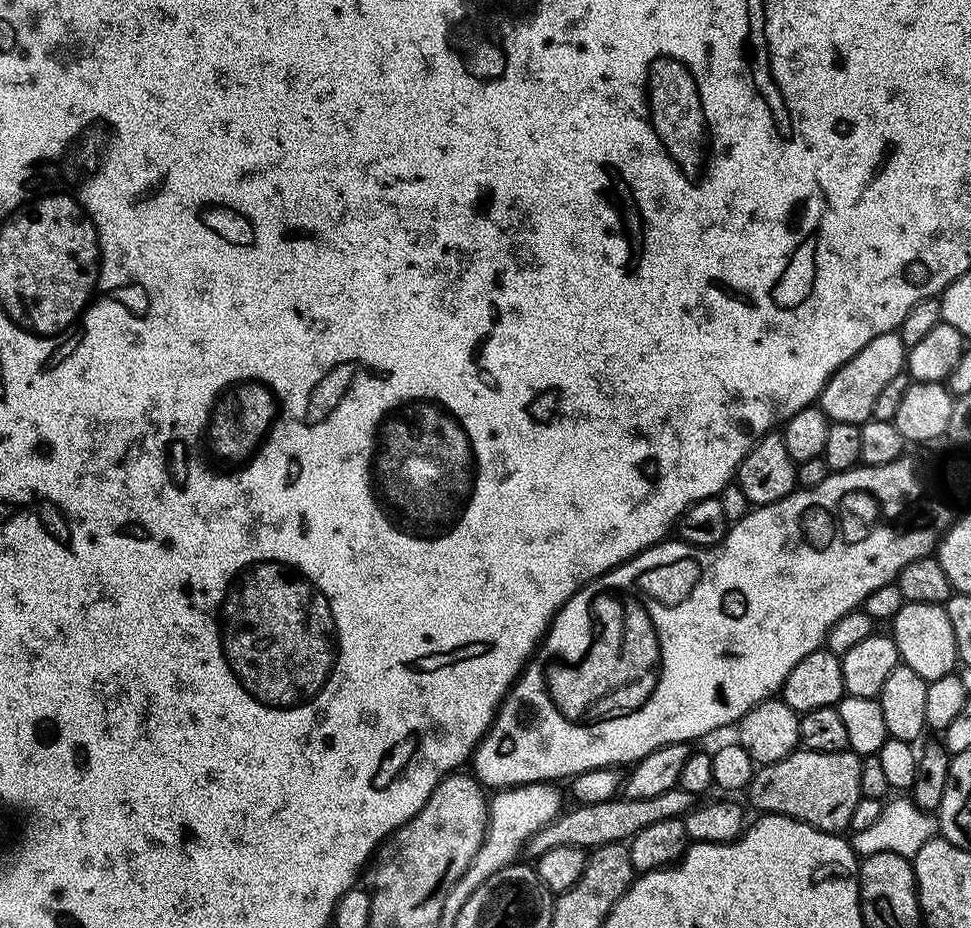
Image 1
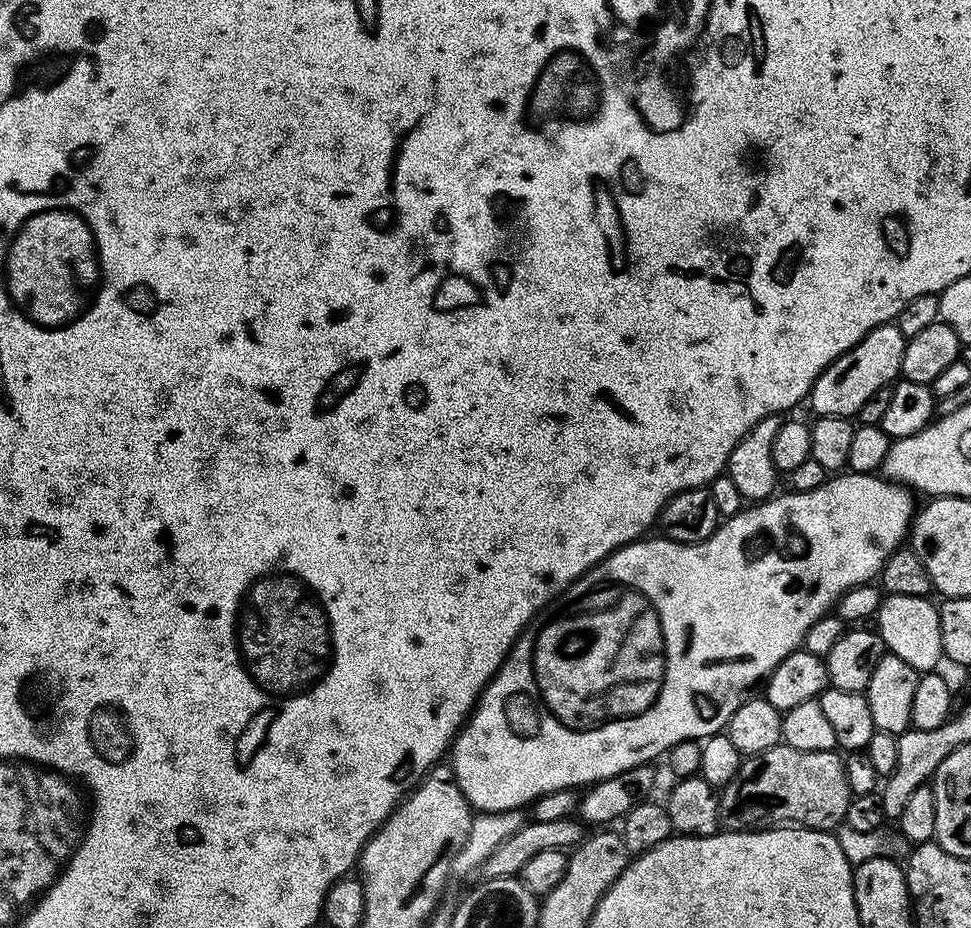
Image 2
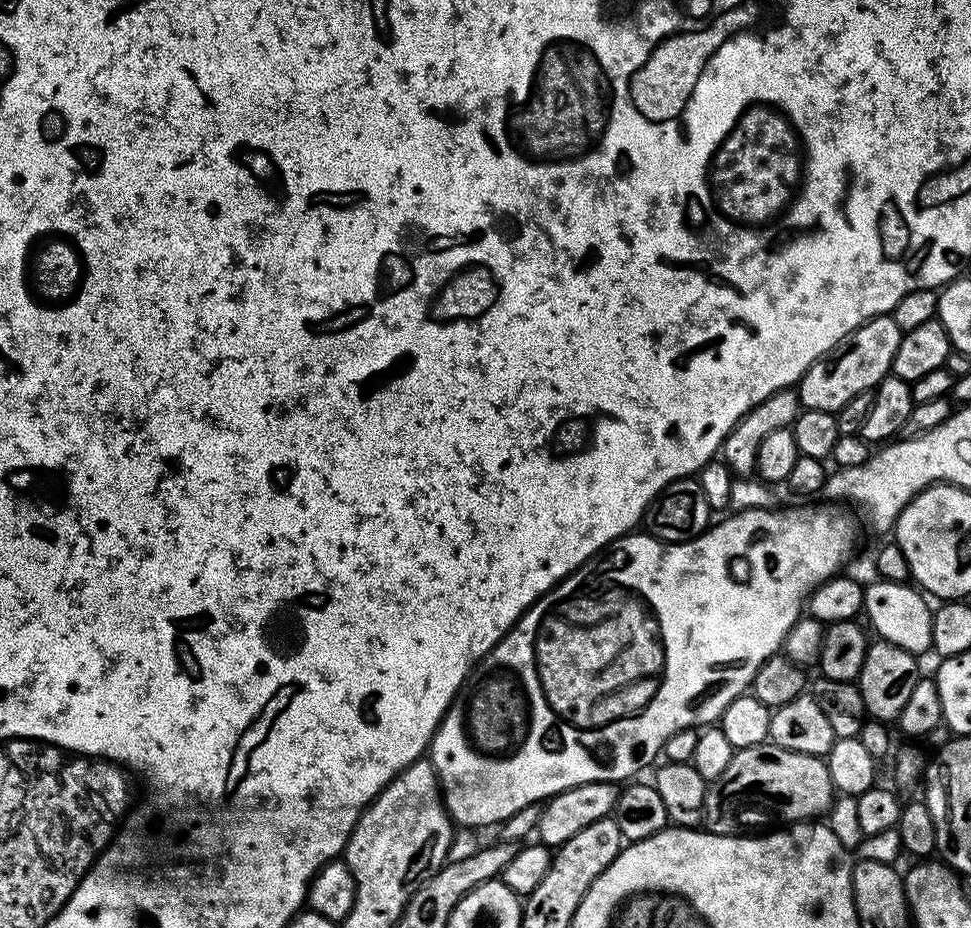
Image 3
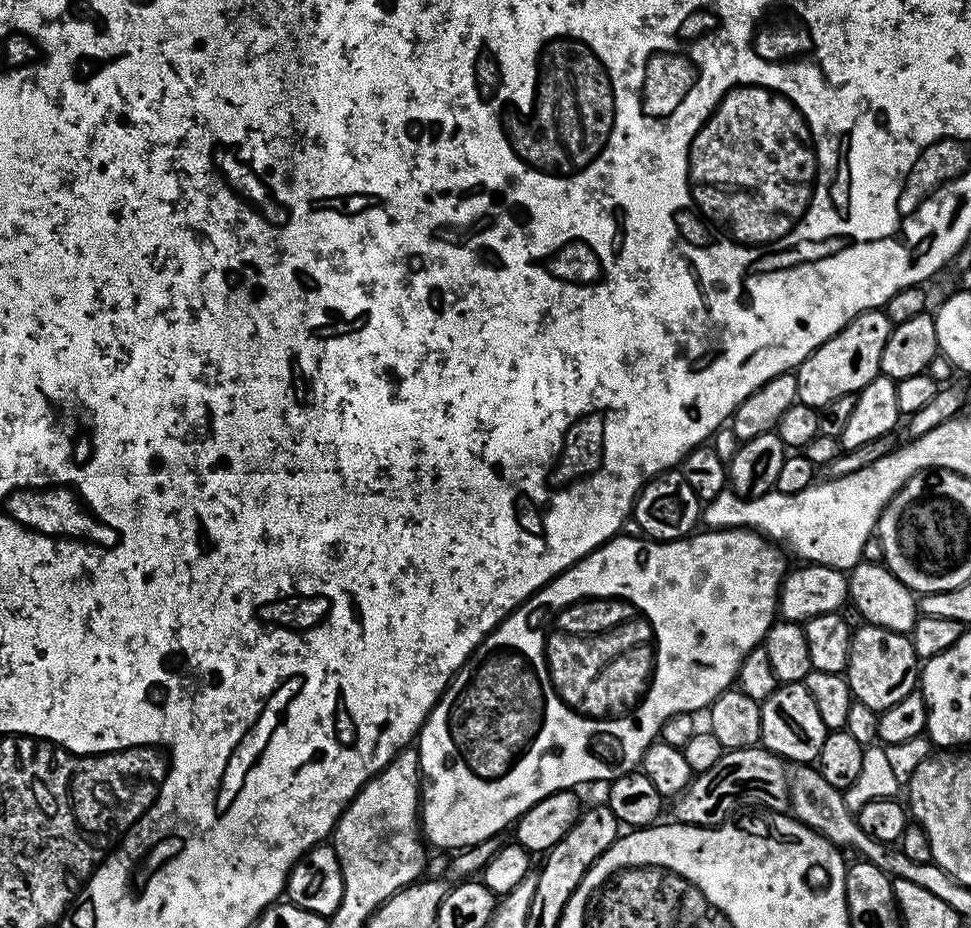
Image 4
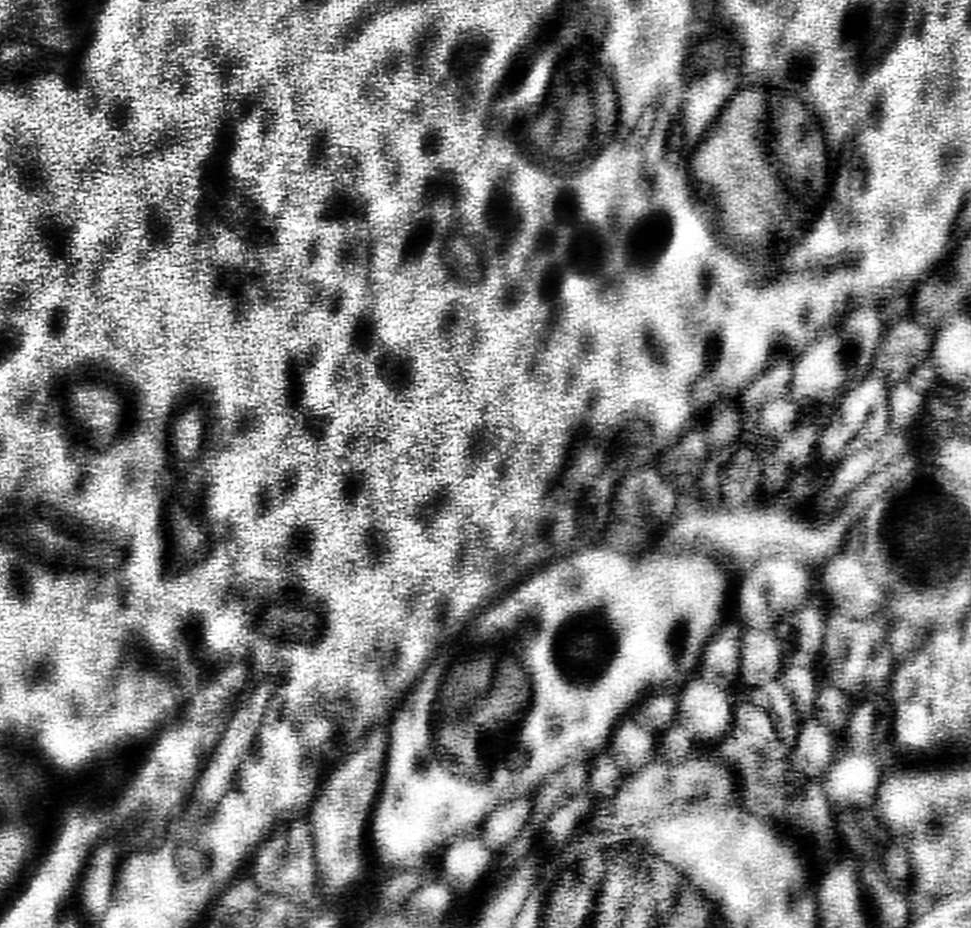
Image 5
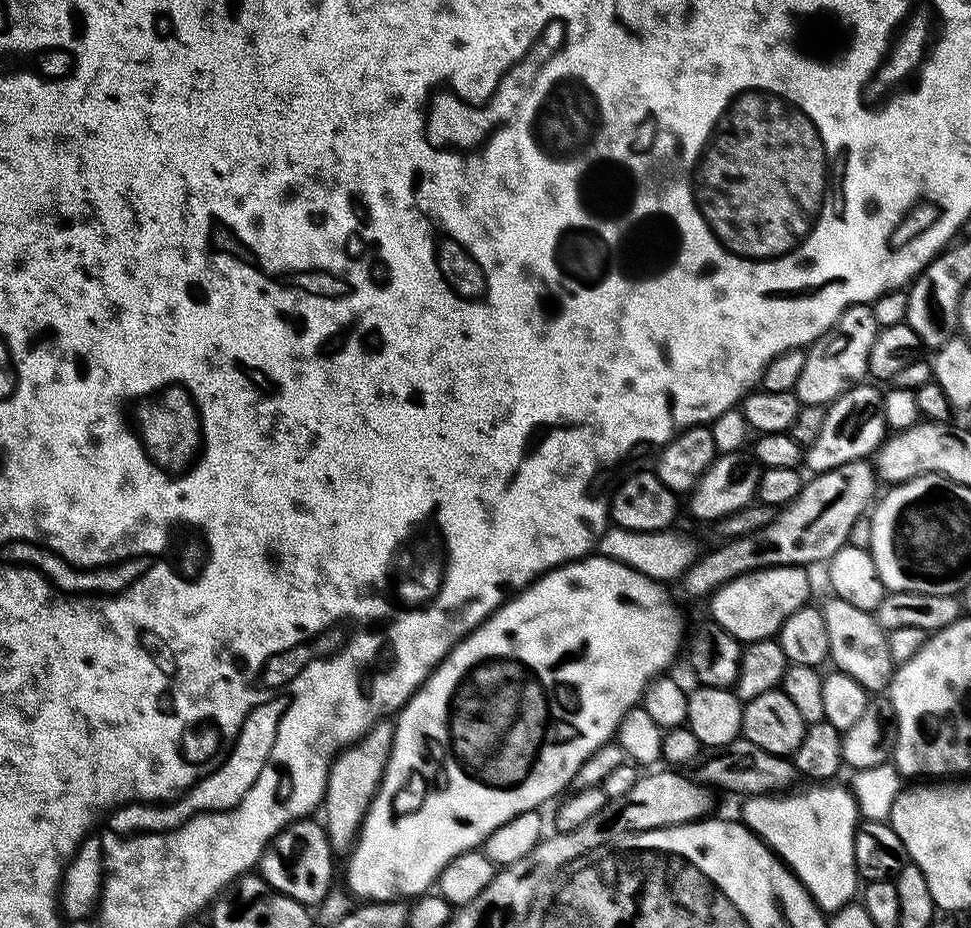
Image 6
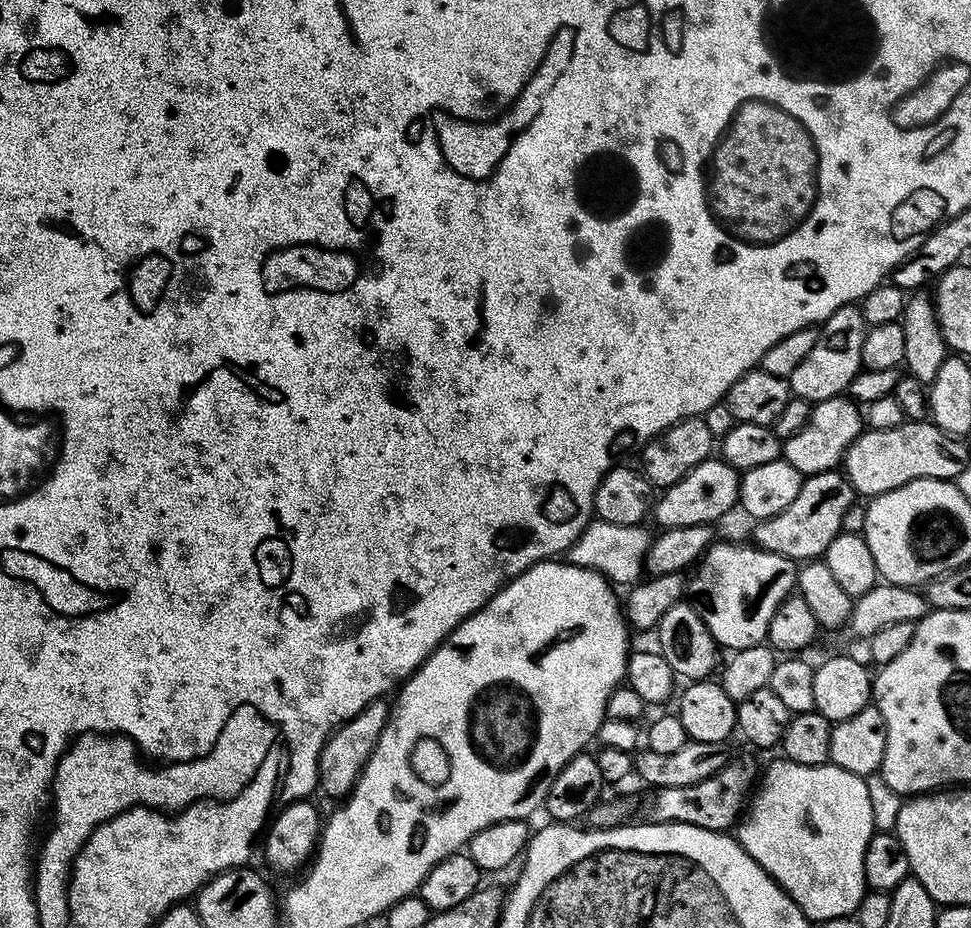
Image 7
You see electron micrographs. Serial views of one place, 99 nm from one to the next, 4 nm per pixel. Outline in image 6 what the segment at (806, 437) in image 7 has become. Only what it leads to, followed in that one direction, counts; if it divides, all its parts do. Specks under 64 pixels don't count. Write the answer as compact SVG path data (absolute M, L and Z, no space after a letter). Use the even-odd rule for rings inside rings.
M861 382L827 405L826 422L822 422L818 438L814 438L802 456L809 473L834 470L846 462L871 457L884 443L890 429L884 417L884 392L875 387L879 388L875 383Z

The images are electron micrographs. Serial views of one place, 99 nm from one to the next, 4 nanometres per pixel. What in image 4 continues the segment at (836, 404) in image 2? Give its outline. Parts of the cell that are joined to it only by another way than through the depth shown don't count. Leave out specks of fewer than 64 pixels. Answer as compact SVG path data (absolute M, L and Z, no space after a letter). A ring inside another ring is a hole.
M884 310L863 312L855 316L841 332L814 349L800 363L800 367L795 369L794 375L798 382L797 401L817 410L824 410L827 404L832 404L843 396L851 397L860 393L872 379L881 375L882 350L893 327L892 319Z

